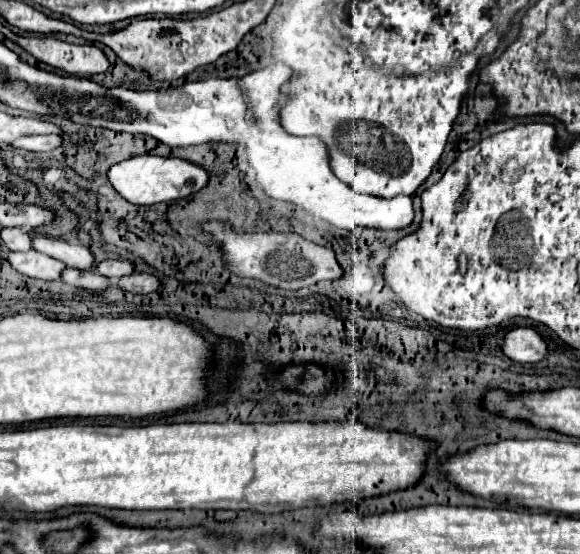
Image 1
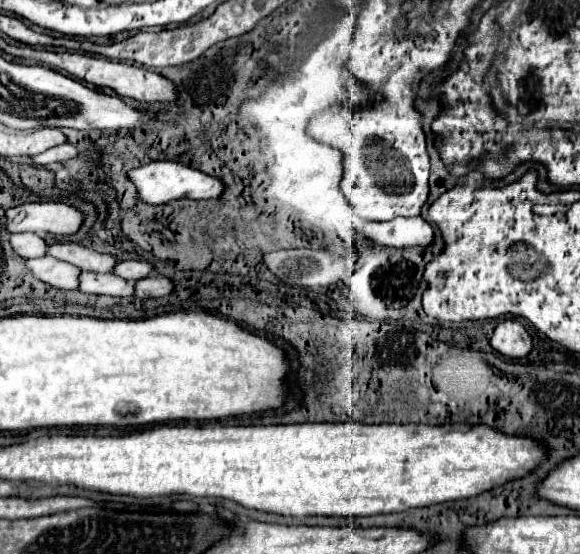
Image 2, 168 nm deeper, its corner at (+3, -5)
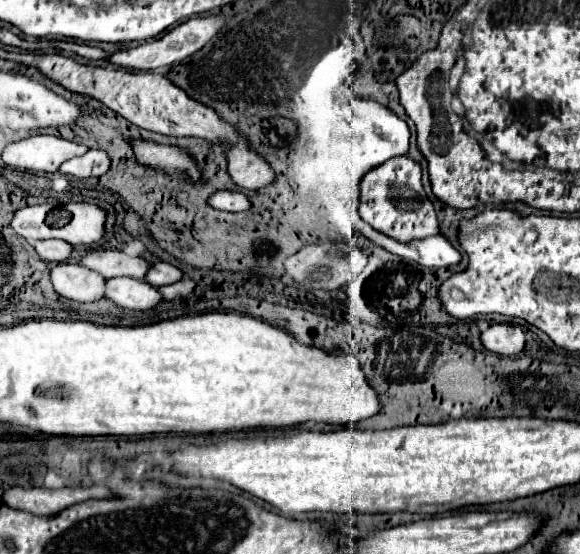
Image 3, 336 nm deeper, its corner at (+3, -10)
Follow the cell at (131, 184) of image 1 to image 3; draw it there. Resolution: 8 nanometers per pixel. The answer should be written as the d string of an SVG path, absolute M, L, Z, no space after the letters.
M217 190L207 198L207 204L211 204L217 210L227 210L227 212L241 212L249 210L251 202L245 194L241 192L231 192L231 190Z

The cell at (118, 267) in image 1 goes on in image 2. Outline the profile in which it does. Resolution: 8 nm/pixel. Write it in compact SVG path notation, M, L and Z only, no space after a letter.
M121 261L115 269L113 269L115 275L123 277L123 279L129 279L129 281L135 281L135 279L143 279L143 277L149 277L155 273L155 267L147 261Z

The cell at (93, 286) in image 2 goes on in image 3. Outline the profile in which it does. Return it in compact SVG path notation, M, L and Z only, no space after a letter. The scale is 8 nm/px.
M111 278L105 282L105 298L121 308L149 310L161 302L157 288L135 278Z

